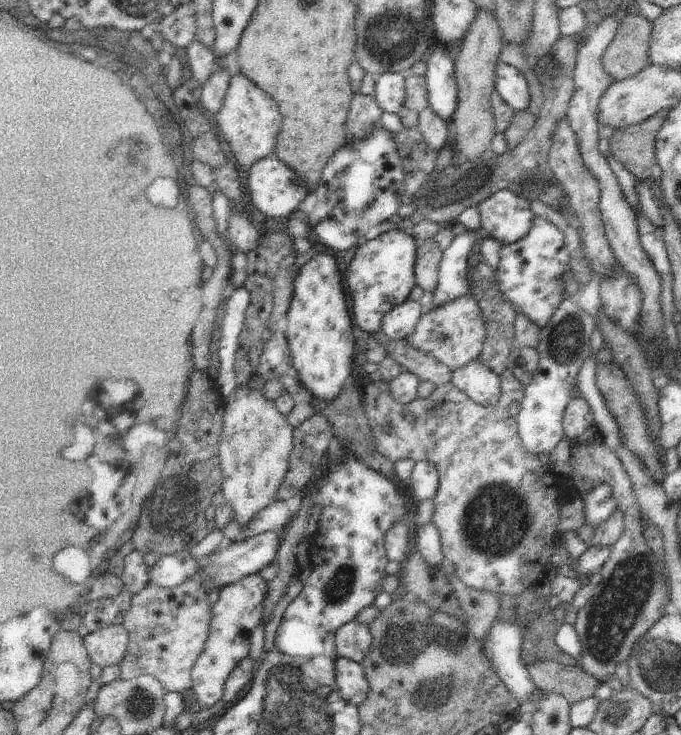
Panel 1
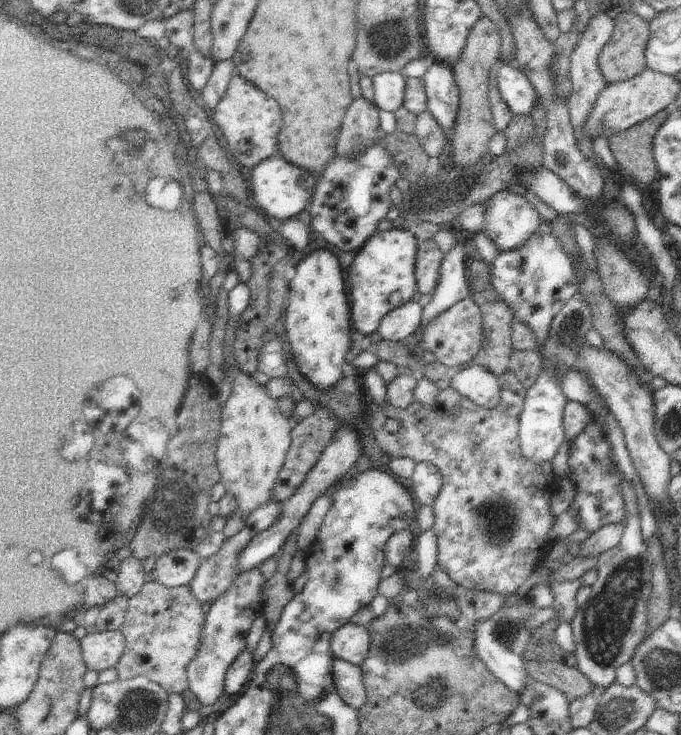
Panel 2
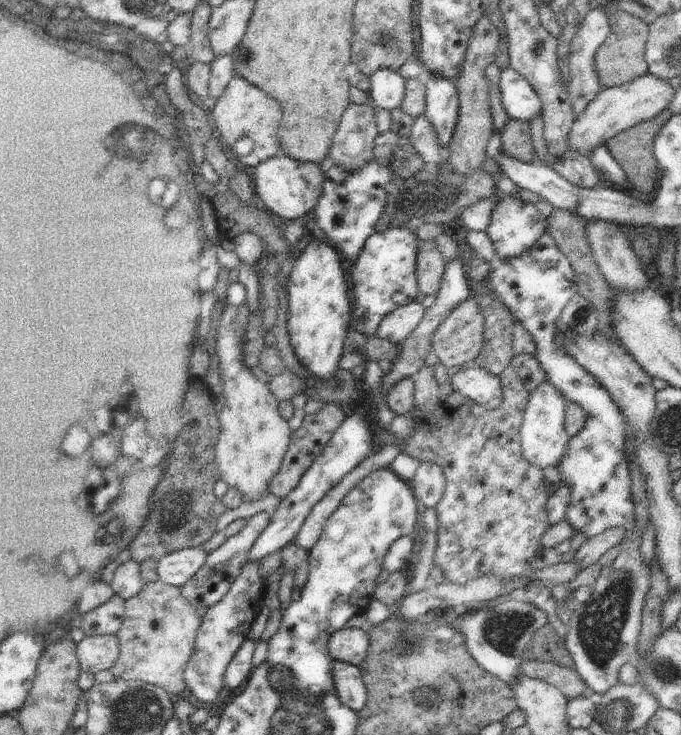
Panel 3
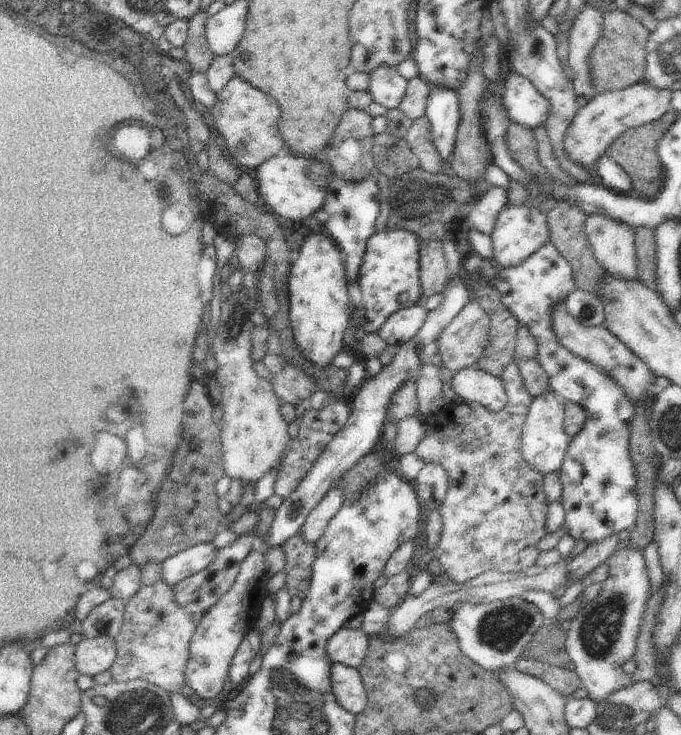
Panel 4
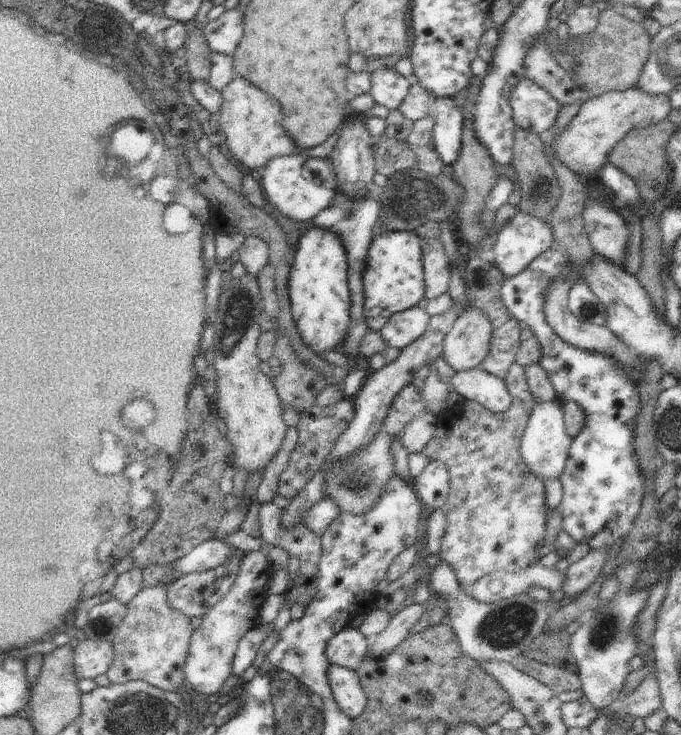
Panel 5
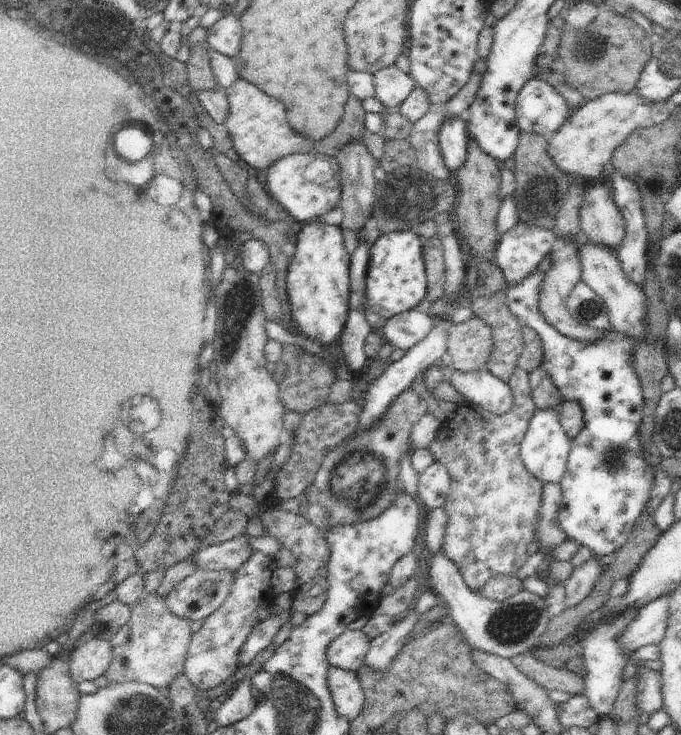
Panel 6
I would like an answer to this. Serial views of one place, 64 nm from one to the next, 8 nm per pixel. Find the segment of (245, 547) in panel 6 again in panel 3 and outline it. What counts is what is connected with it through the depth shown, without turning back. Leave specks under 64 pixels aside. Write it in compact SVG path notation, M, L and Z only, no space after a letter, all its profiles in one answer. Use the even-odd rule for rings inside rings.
M202 545L170 553L159 560L158 566L156 566L158 579L166 584L180 587L204 566L208 555L209 553L204 550Z

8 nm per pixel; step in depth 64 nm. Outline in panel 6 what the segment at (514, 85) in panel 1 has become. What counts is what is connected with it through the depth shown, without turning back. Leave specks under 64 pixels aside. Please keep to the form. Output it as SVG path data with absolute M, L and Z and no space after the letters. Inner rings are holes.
M532 79L526 86L522 86L518 98L516 98L516 124L525 133L548 136L555 133L563 124L566 124L572 112L568 108L568 102L564 96L556 92L554 86L542 79Z

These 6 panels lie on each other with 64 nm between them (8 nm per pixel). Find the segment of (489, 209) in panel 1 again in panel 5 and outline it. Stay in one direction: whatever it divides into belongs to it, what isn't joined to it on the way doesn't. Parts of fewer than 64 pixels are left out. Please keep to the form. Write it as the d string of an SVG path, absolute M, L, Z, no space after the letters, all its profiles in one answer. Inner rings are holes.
M519 211L497 234L496 244L493 245L494 256L496 256L494 263L506 279L512 278L522 270L526 270L542 252L546 252L555 239L553 224Z

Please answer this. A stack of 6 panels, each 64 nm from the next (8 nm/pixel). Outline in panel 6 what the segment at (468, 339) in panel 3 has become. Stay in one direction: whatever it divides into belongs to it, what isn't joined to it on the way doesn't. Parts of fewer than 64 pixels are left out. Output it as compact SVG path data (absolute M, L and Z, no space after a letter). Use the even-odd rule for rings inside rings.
M478 314L472 315L466 322L453 324L448 335L446 361L452 370L476 372L488 362L494 344L492 329Z

